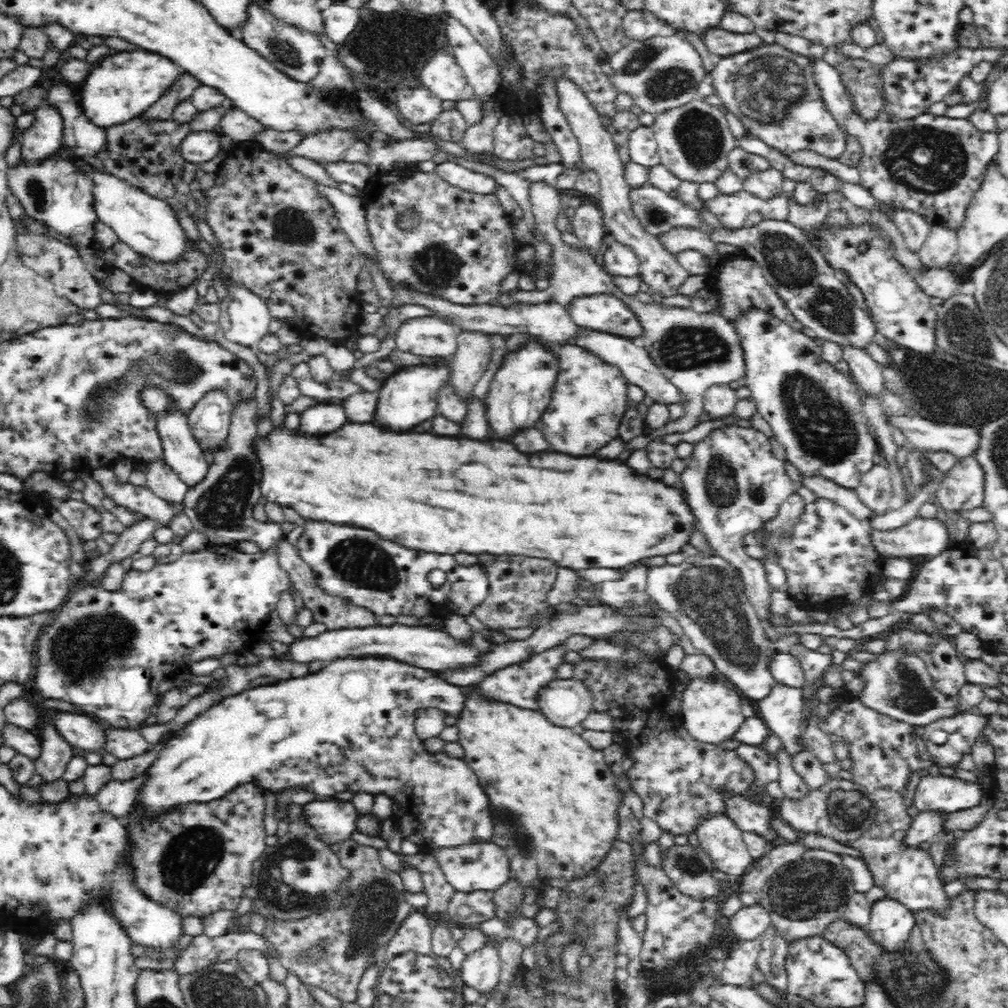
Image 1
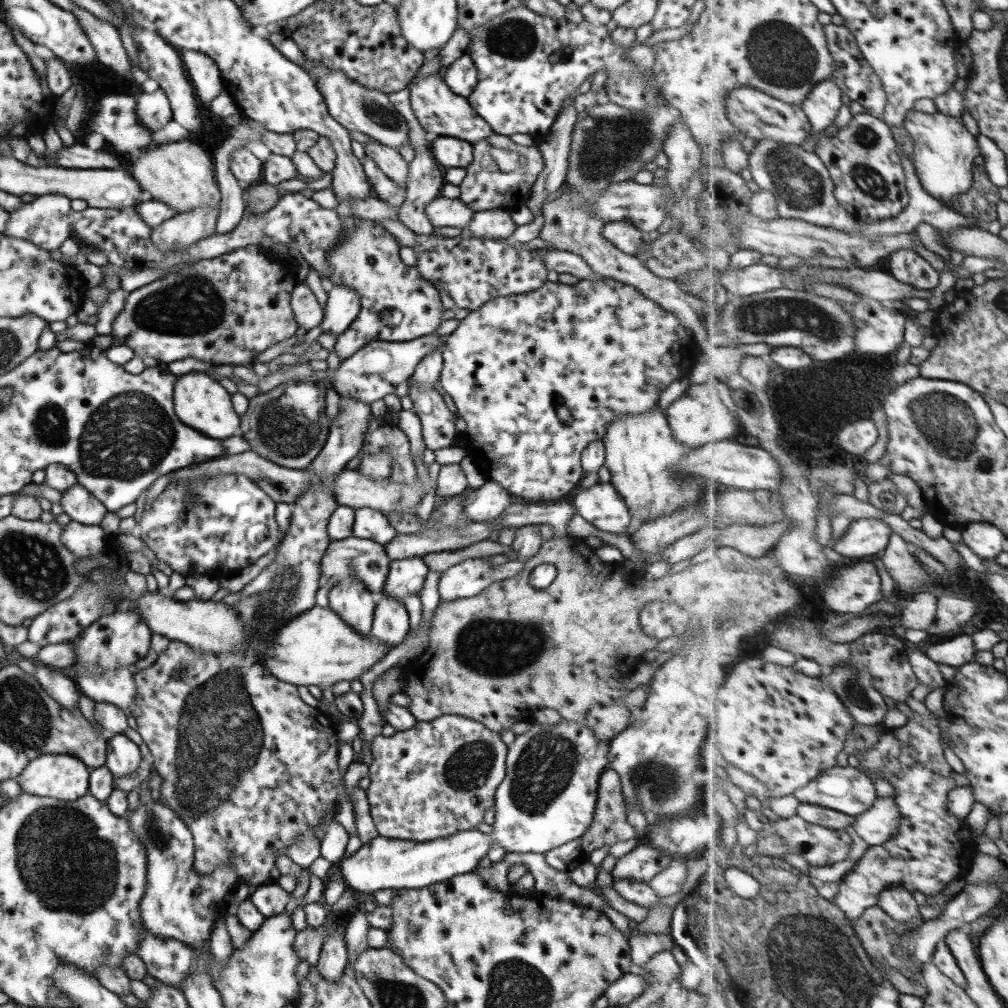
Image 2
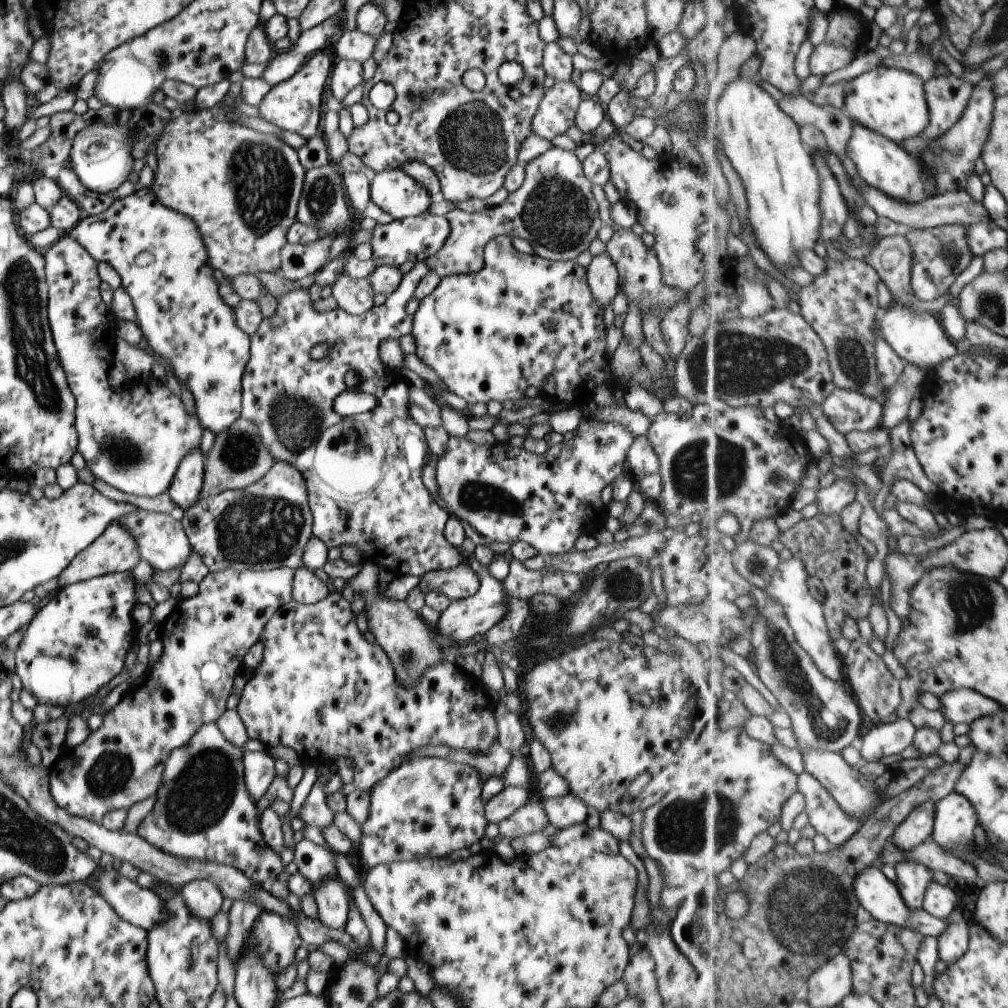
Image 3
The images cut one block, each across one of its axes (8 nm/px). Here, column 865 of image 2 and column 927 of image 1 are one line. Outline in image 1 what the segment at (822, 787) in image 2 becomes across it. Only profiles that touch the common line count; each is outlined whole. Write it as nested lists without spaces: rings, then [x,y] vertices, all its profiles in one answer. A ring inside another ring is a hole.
[[[923,776],[914,790],[914,804],[920,812],[939,814],[965,810],[980,804],[982,786],[954,776]]]

